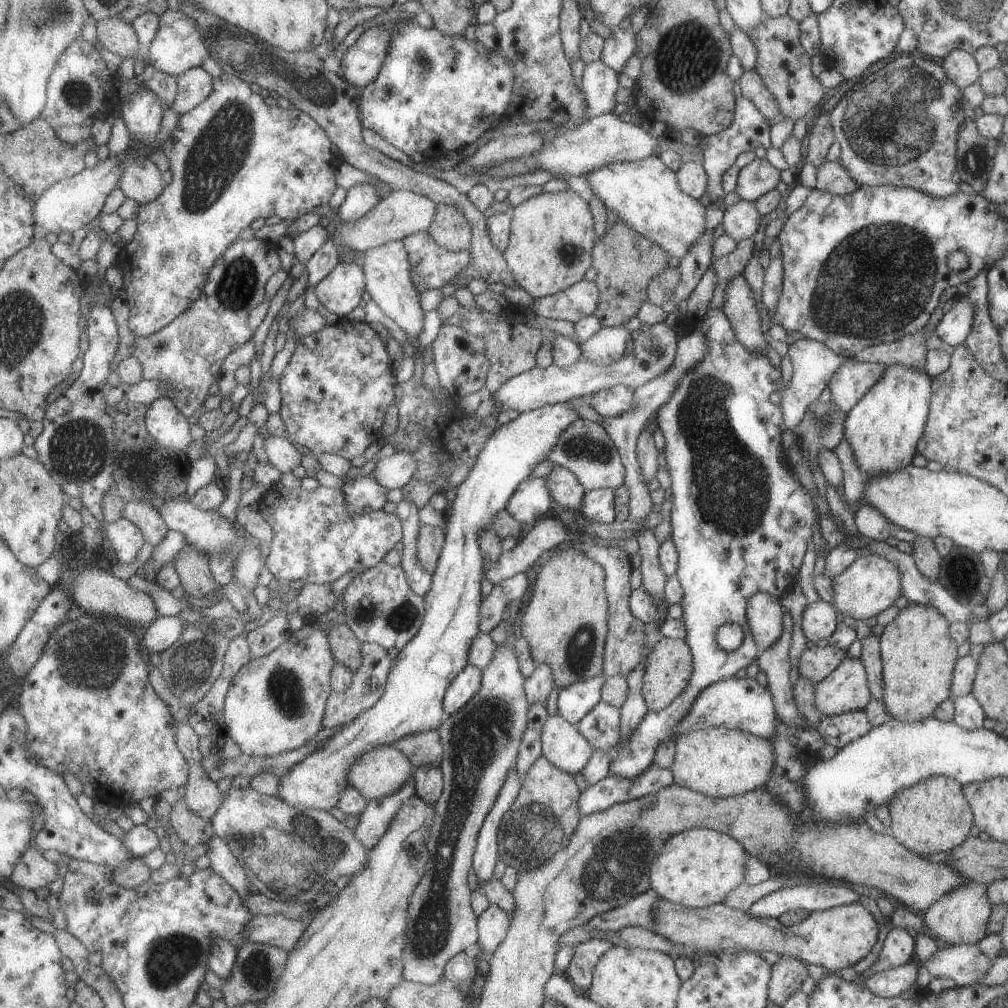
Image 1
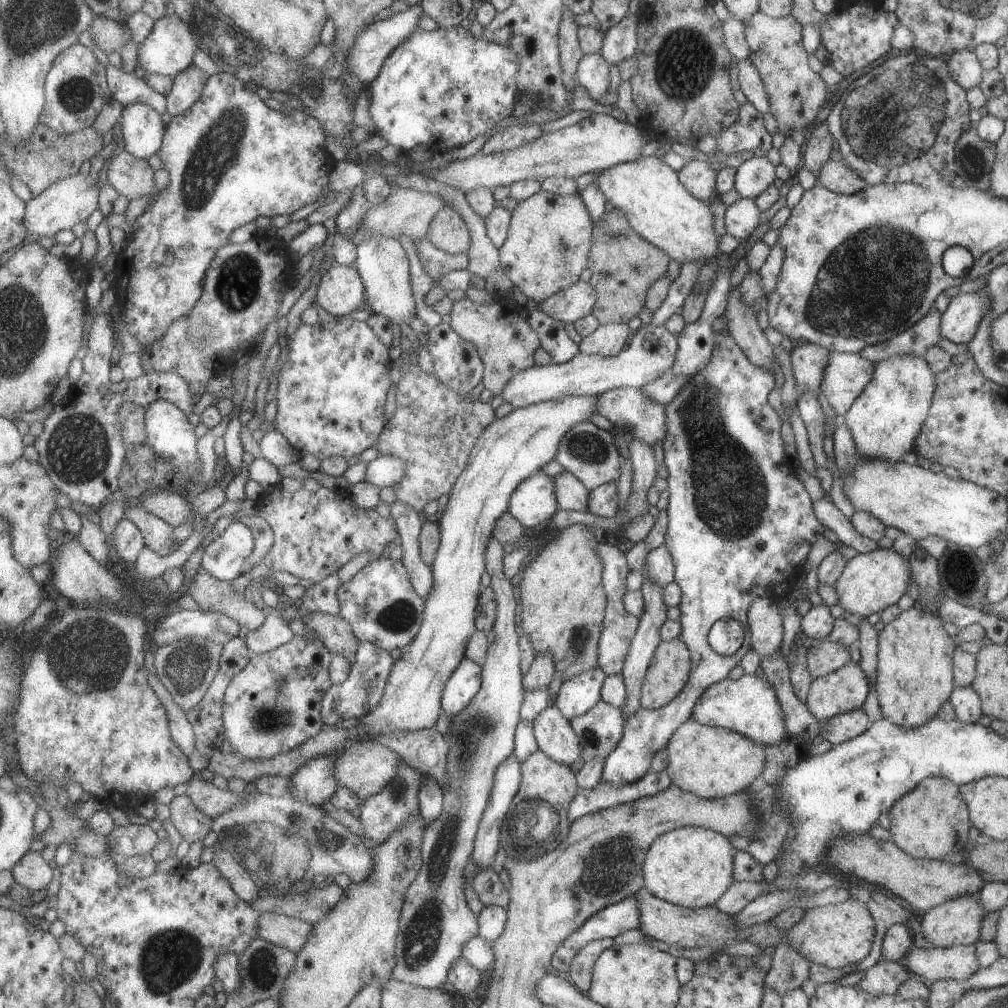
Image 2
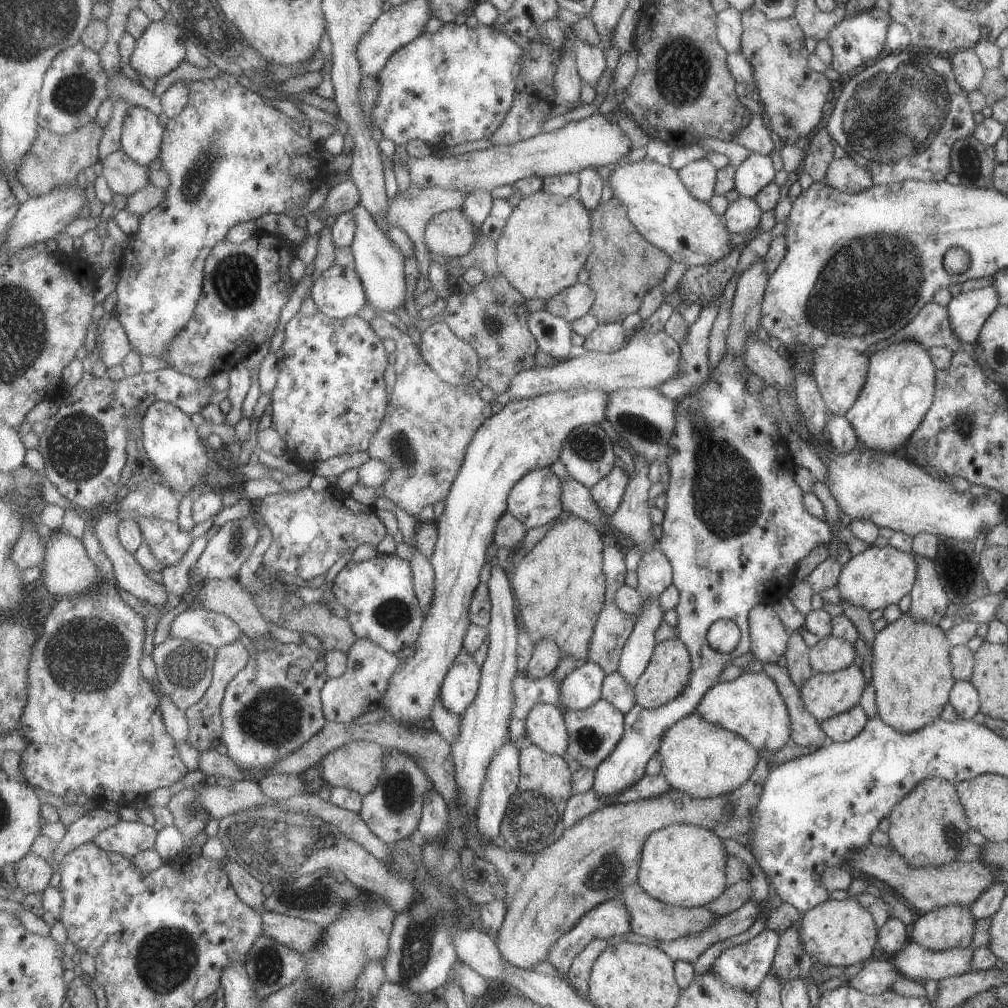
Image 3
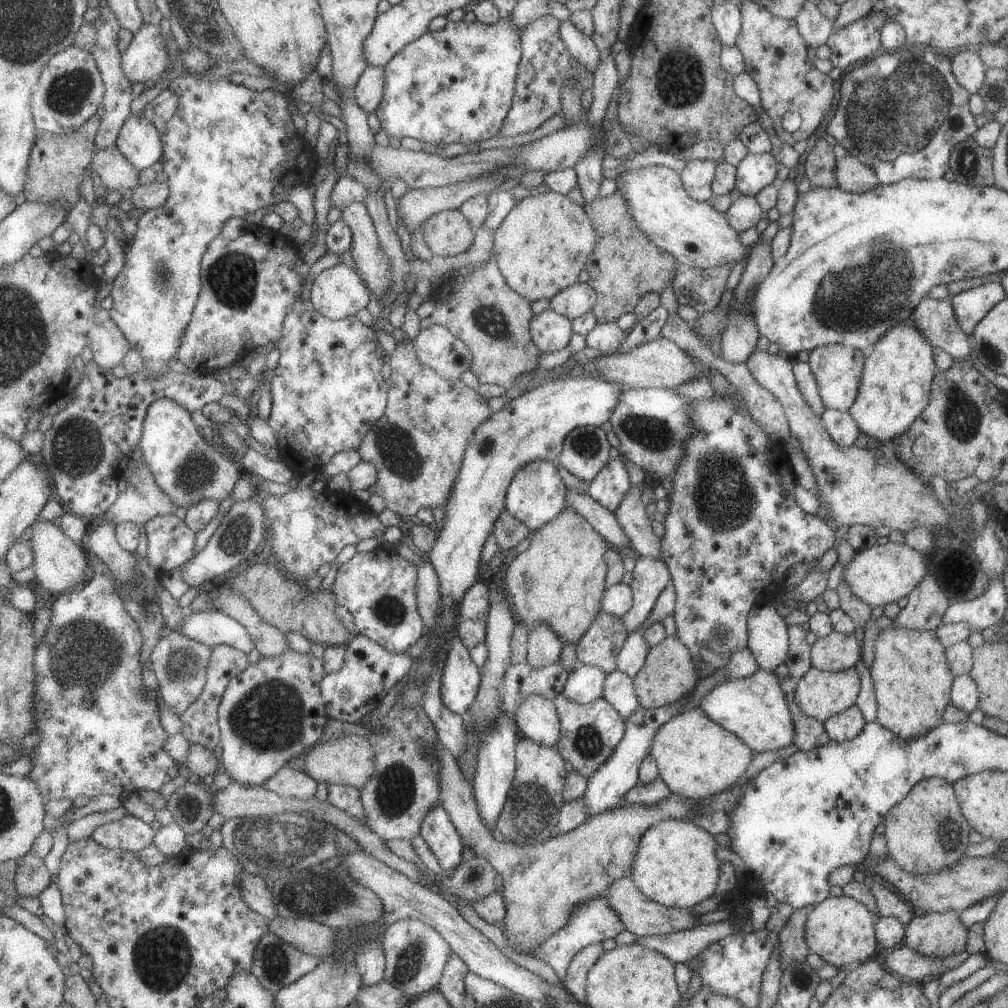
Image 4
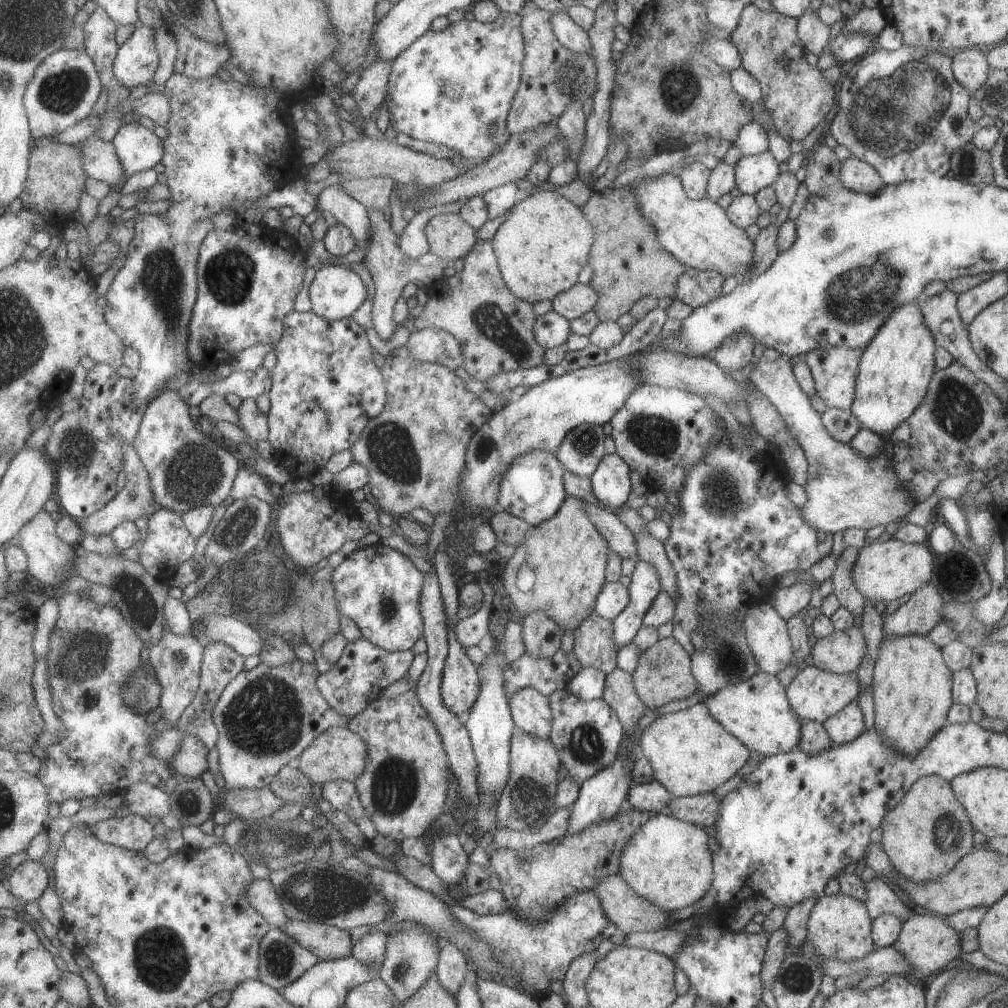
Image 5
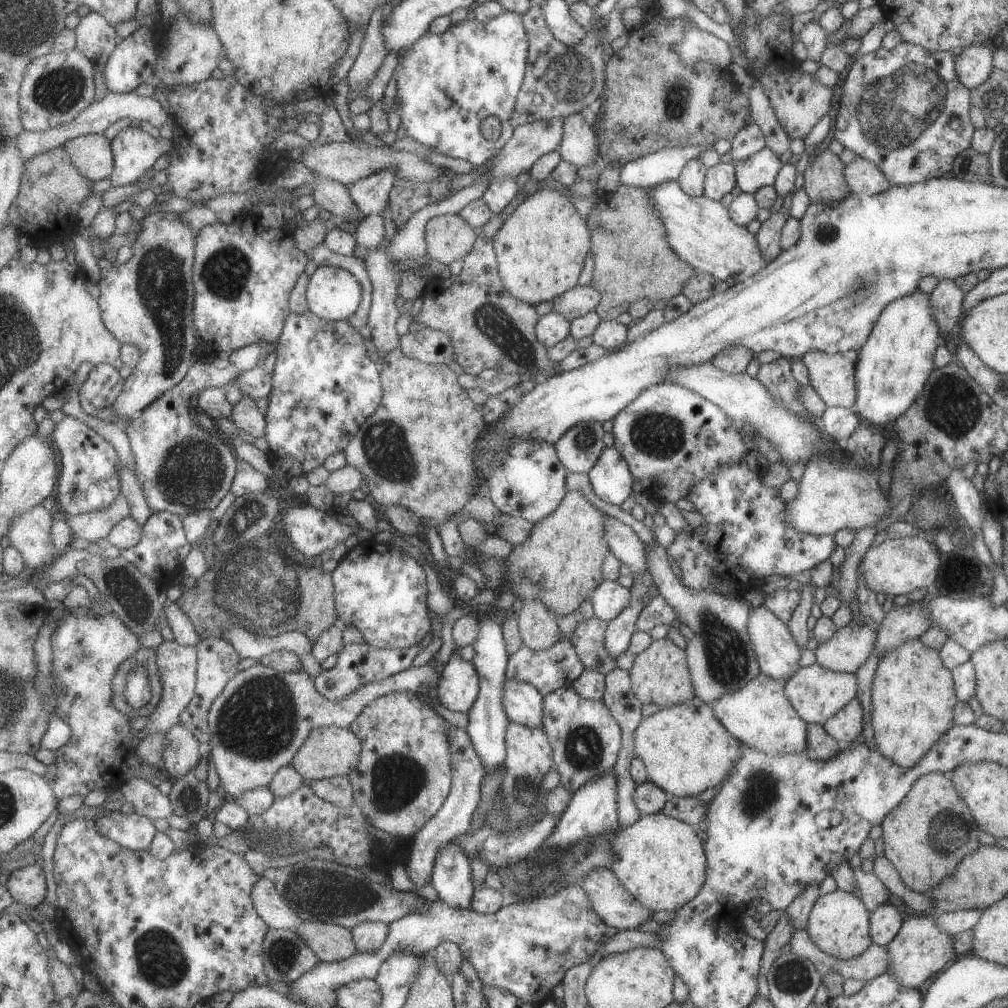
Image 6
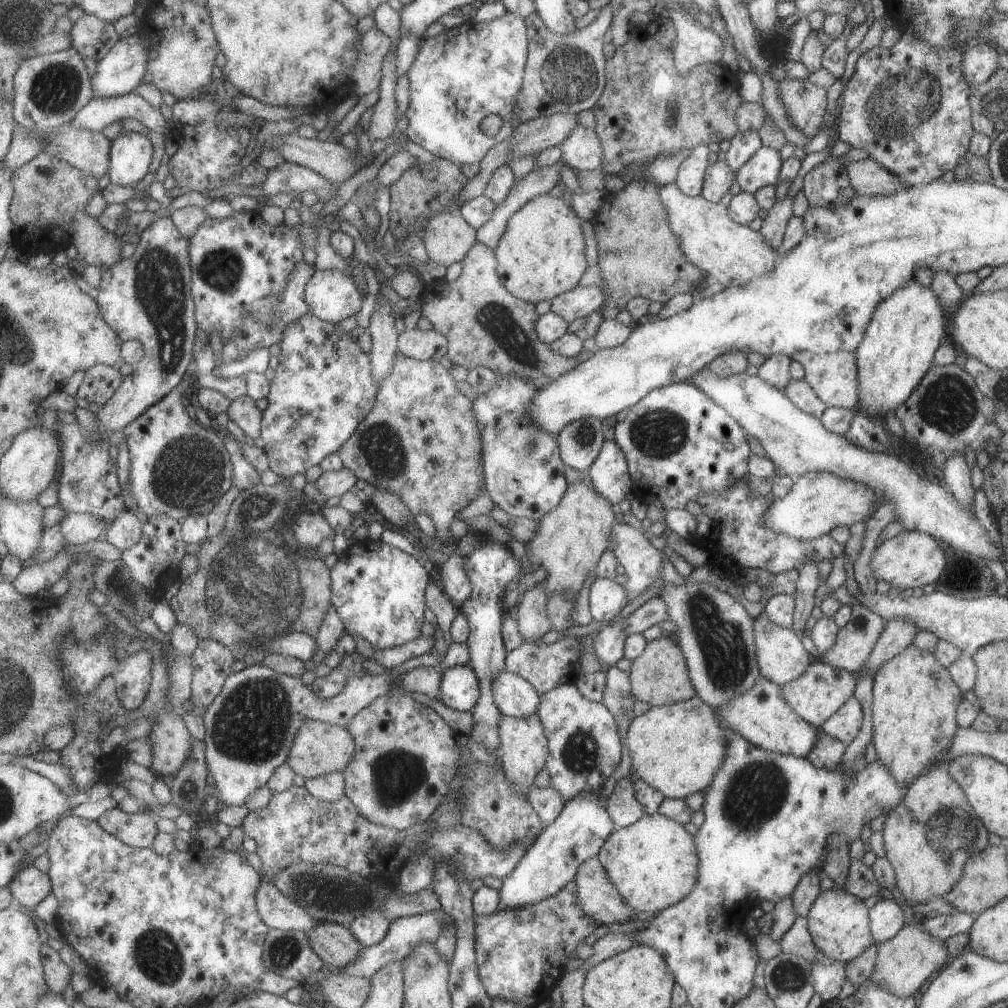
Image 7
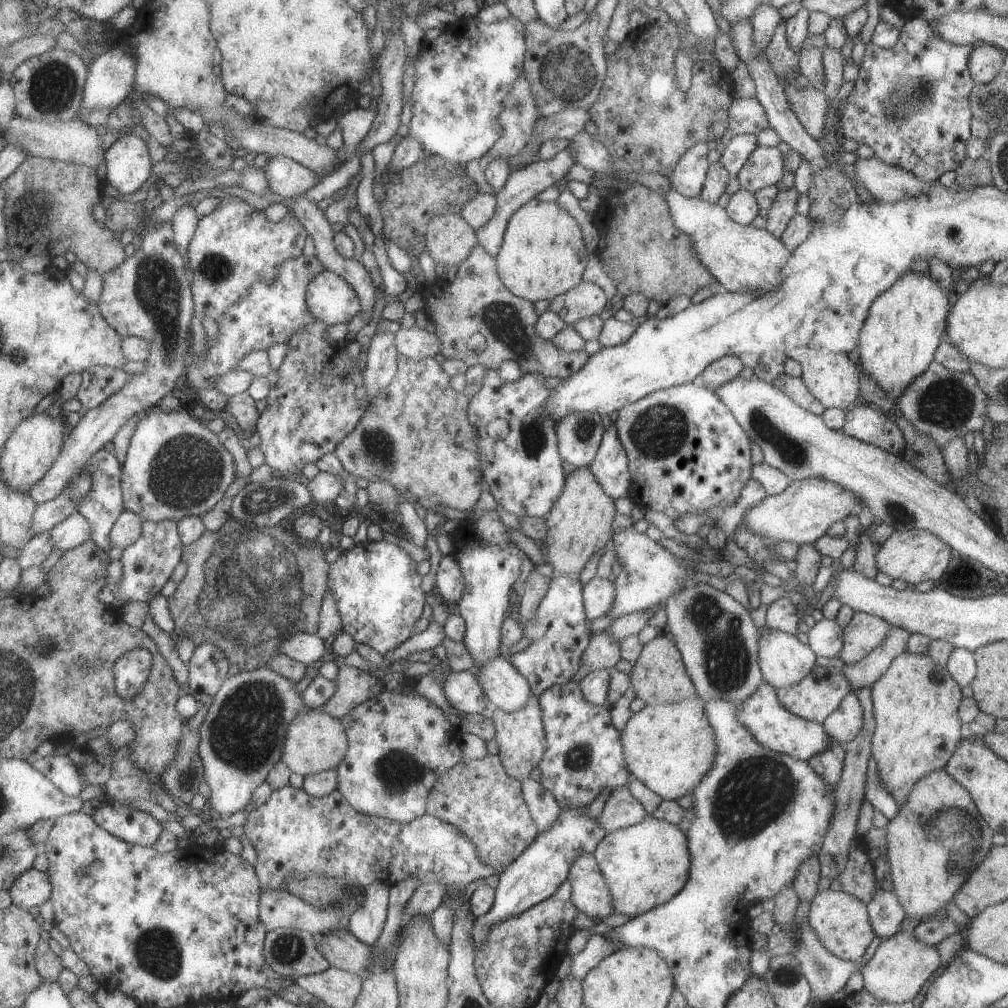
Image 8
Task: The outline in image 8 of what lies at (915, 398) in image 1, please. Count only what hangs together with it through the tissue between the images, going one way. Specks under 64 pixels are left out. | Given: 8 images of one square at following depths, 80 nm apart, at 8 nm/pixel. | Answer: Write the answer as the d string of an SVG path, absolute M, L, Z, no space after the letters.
M909 270L869 306L858 336L858 363L894 402L934 360L935 349L945 336L951 301L947 291L930 276Z

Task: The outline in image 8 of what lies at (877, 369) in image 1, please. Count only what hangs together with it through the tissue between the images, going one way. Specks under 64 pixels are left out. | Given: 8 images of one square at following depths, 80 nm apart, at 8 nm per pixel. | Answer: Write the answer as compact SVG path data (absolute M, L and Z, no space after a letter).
M795 347L787 350L785 356L799 362L802 368L801 380L809 392L824 406L837 407L846 411L859 395L859 372L849 361L847 354L816 351L809 347Z

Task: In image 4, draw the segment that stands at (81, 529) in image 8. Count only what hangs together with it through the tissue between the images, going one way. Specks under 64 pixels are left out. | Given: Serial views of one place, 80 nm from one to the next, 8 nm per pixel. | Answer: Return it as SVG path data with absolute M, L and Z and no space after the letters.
M149 466L141 467L127 484L116 504L101 518L103 521L145 525L152 518L175 514L176 504L158 485Z

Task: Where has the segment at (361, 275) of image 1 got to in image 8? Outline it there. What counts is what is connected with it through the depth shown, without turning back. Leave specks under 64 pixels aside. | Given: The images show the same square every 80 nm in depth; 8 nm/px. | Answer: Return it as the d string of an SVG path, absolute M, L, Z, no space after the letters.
M327 269L309 283L308 305L316 319L330 325L351 322L362 311L362 302L354 286Z

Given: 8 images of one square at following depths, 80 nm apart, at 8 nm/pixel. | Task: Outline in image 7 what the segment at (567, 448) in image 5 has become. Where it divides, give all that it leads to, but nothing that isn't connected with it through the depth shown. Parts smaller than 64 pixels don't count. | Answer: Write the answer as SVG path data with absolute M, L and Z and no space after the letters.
M597 417L566 424L556 436L558 453L567 467L586 472L601 450L604 426Z

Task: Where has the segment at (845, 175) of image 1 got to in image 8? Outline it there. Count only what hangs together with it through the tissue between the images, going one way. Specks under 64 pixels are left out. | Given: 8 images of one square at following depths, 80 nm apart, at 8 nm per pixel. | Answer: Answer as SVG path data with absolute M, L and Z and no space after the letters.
M871 157L868 159L857 159L854 162L854 180L865 189L873 199L887 201L887 202L897 202L898 200L904 198L911 198L917 196L923 189L925 185L929 183L923 183L919 181L917 177L914 177L910 172L904 171L902 168L891 166L881 162L878 158Z

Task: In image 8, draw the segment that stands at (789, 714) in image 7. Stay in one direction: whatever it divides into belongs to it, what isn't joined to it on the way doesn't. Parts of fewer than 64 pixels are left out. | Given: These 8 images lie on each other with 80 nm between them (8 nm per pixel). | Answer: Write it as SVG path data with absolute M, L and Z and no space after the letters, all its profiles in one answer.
M762 681L744 701L738 701L736 719L745 730L767 750L783 753L795 760L806 761L813 754L819 754L831 742L820 724L790 713L779 701L776 689Z

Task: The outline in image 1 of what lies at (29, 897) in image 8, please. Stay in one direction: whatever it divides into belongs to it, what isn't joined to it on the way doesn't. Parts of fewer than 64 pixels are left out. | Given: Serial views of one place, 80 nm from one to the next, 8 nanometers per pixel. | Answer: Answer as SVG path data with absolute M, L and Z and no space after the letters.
M29 846L21 856L10 880L19 888L39 890L49 886L57 878L59 865L60 863L49 862L38 846Z

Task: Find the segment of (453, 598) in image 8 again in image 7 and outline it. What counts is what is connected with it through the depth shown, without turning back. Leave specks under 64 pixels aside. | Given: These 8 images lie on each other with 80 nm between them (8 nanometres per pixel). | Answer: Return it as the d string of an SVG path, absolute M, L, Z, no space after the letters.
M449 553L448 560L439 568L439 585L443 592L456 605L461 604L465 599L470 598L472 591L471 583L465 572L461 569L465 558Z

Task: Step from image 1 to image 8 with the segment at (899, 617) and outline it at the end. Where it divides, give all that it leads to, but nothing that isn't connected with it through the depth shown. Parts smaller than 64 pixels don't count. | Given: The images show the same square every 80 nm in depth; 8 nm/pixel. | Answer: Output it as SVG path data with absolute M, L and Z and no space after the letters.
M907 650L898 654L889 663L888 669L870 687L874 718L870 754L876 761L878 776L887 785L894 802L897 805L903 804L913 784L922 776L940 769L955 752L961 739L958 704L962 699L962 688L951 678L945 667L933 662L928 653L915 654Z

